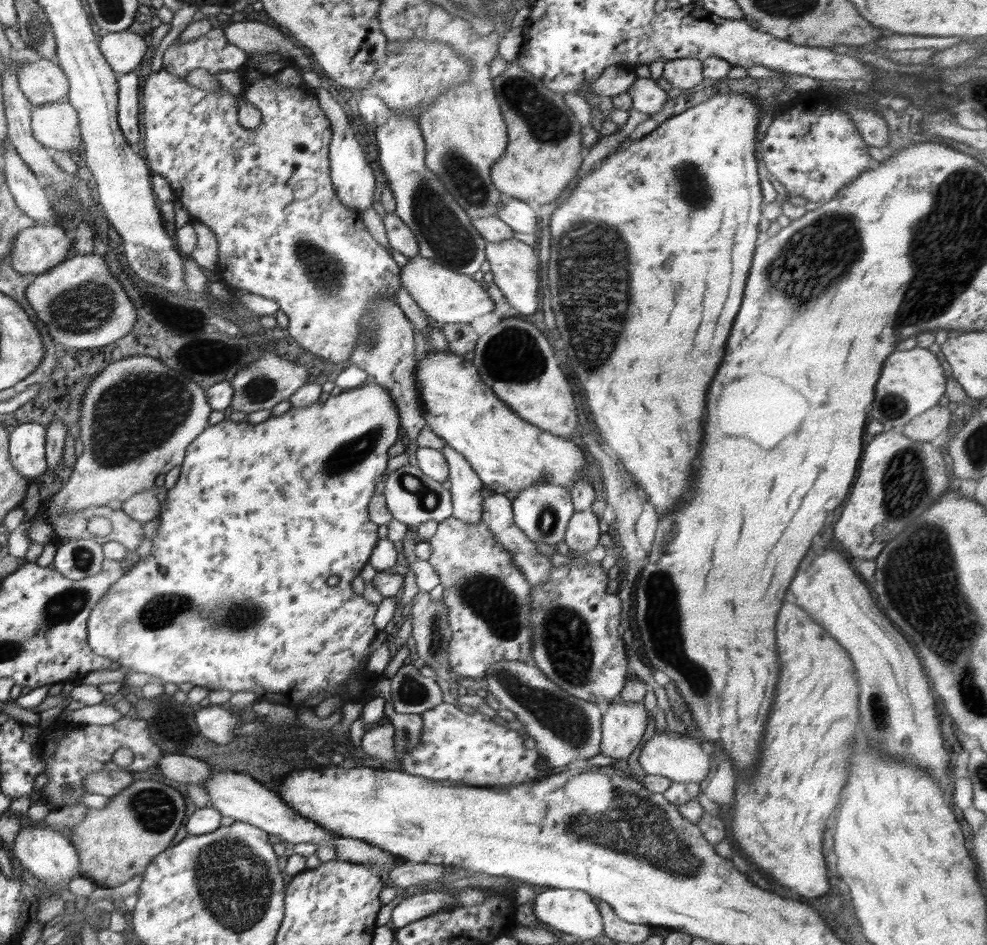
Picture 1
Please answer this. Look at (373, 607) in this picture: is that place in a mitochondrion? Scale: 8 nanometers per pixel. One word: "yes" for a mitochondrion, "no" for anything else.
no

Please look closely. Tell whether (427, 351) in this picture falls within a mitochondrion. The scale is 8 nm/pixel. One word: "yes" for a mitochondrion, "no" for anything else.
no

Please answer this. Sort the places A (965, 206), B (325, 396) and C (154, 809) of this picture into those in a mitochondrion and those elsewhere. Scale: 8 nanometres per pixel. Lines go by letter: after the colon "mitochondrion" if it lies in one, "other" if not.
A: mitochondrion
B: other
C: mitochondrion

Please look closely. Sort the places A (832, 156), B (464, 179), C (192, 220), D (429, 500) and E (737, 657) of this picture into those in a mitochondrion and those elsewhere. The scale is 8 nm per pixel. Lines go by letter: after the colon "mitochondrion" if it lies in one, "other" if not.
A: other
B: mitochondrion
C: other
D: mitochondrion
E: other

